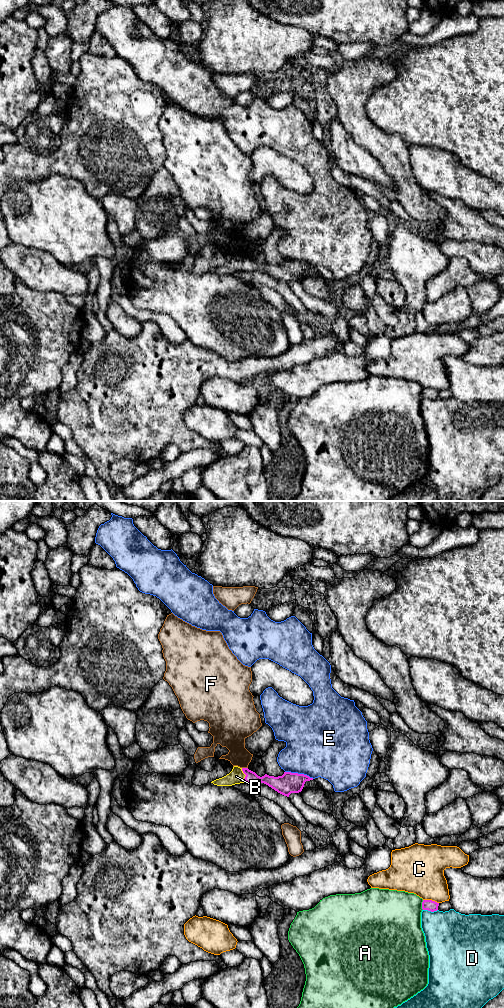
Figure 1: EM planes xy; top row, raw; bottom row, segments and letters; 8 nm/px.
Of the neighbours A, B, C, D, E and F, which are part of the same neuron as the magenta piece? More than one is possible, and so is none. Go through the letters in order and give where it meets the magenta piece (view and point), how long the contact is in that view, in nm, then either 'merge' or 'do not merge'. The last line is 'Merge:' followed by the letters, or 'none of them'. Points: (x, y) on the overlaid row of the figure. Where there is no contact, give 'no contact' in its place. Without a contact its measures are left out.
A: xy (422, 905) | 80 nm | do not merge
B: xy (245, 774) | 120 nm | merge
C: xy (431, 900) | 130 nm | do not merge
D: xy (430, 910) | 120 nm | do not merge
E: xy (299, 774) | 240 nm | do not merge
F: xy (245, 768) | 50 nm | do not merge
Merge: B

